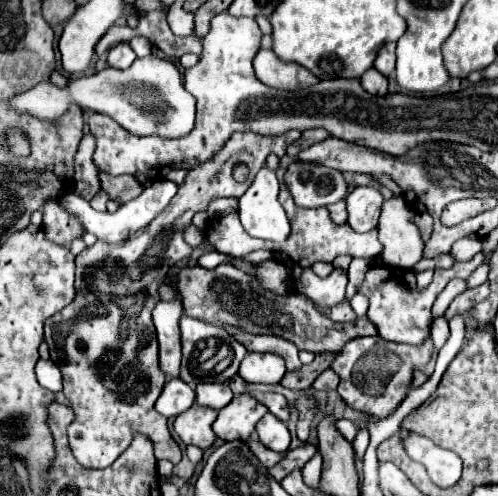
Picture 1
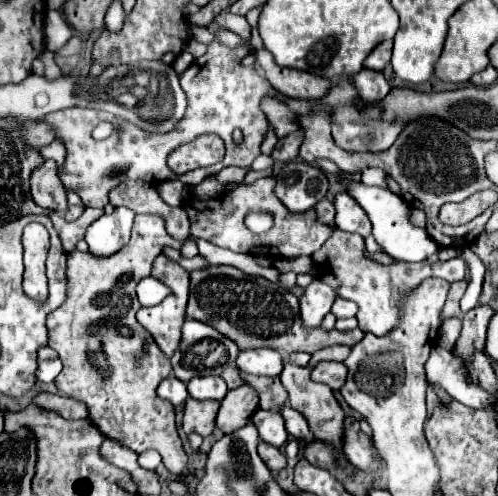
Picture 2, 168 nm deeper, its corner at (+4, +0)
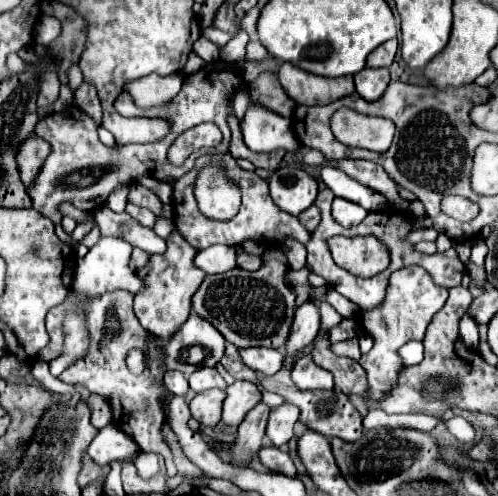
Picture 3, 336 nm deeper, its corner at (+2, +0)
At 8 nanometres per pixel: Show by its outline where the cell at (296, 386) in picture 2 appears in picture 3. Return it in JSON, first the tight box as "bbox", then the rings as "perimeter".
{"bbox":[291,356,333,390],"perimeter":[[[303,356],[293,372],[291,372],[291,378],[295,382],[297,388],[301,390],[313,390],[313,388],[333,388],[333,376],[329,370],[313,364],[311,356]]]}

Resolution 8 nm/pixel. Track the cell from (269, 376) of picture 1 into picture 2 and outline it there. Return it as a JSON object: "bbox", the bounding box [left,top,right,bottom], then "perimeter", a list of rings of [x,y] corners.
{"bbox":[237,348,283,376],"perimeter":[[[271,348],[243,350],[237,356],[237,368],[241,372],[255,374],[255,376],[279,376],[283,368],[281,352]]]}

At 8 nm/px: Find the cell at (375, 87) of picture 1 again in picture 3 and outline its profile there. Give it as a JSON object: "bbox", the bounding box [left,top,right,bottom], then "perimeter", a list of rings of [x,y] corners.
{"bbox":[355,68,389,102],"perimeter":[[[363,68],[361,72],[355,74],[355,88],[369,102],[379,100],[387,86],[389,86],[389,70],[387,68],[377,68],[377,70]]]}

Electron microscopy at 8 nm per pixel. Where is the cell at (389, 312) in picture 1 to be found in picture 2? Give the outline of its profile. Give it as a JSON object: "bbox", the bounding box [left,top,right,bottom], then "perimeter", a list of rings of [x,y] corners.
{"bbox":[311,230,467,336],"perimeter":[[[335,230],[335,234],[311,258],[315,262],[317,276],[325,284],[329,284],[337,292],[337,296],[353,300],[359,306],[359,312],[357,312],[359,328],[363,332],[371,332],[375,336],[385,336],[387,332],[397,328],[399,314],[401,314],[401,308],[405,304],[409,290],[417,288],[423,280],[427,280],[427,278],[453,278],[453,282],[457,282],[457,280],[463,280],[465,272],[467,272],[467,262],[461,256],[451,258],[447,262],[435,262],[435,264],[397,262],[391,266],[383,266],[383,264],[377,264],[377,262],[363,258],[363,252],[365,252],[363,236]]]}

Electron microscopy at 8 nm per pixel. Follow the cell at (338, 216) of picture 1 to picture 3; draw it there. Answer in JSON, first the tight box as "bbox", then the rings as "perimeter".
{"bbox":[299,206,321,232],"perimeter":[[[311,206],[309,210],[305,210],[305,212],[299,214],[299,220],[301,220],[301,224],[303,224],[309,232],[313,232],[313,230],[317,228],[319,220],[321,220],[321,216],[319,216],[319,208],[317,208],[317,206]]]}

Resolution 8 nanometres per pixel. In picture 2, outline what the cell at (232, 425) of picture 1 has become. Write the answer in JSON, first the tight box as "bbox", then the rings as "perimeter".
{"bbox":[217,384,259,434],"perimeter":[[[249,384],[229,390],[227,396],[221,400],[221,408],[217,414],[217,428],[223,434],[231,434],[247,426],[257,408],[259,408],[259,398]]]}

